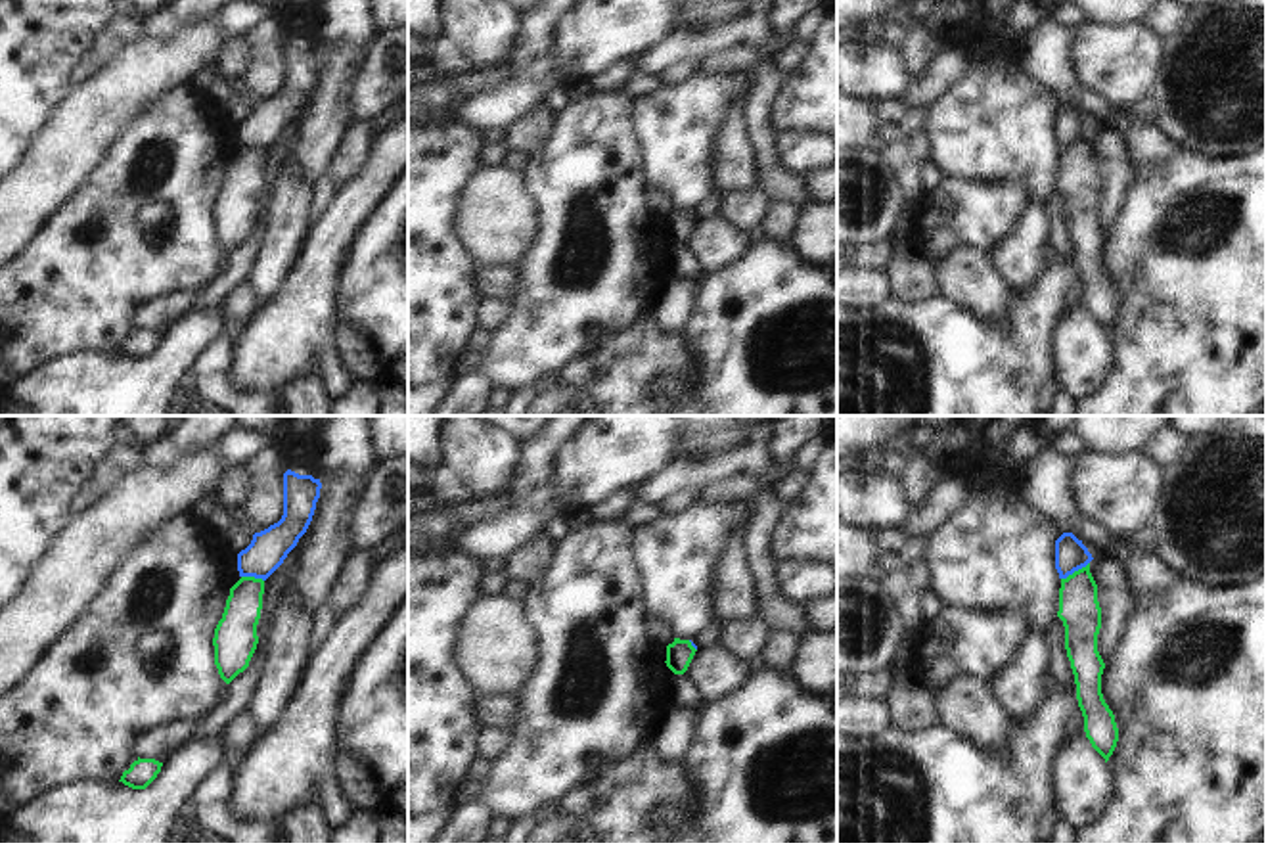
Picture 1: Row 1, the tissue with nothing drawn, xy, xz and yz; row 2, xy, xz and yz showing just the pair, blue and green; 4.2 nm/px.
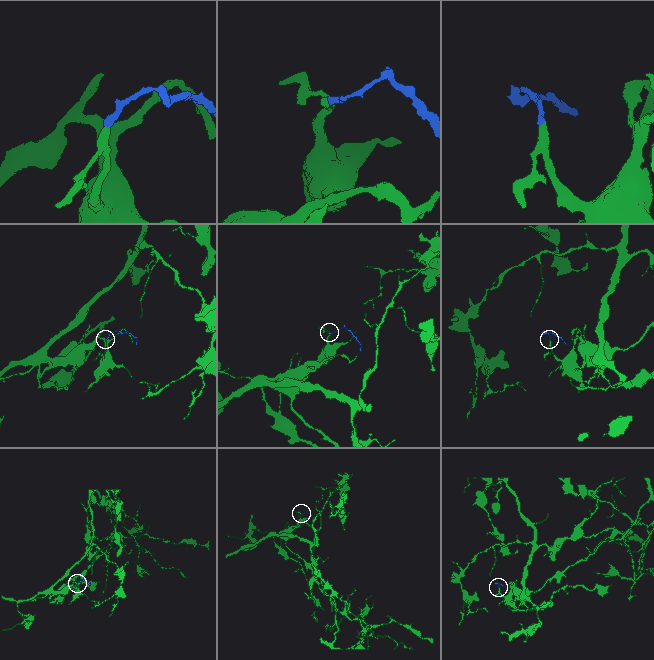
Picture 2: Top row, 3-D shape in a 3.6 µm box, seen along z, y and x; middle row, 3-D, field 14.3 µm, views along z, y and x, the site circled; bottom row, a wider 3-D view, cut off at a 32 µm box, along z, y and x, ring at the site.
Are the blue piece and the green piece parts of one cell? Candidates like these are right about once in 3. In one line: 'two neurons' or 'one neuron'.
two neurons

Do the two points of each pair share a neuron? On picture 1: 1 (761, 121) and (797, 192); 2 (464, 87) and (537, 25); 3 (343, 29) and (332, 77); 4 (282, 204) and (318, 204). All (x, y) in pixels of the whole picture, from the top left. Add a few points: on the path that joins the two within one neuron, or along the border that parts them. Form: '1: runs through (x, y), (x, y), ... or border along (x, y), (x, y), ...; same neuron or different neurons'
1: runs through (761, 138), (765, 161), (780, 177); same neuron
2: runs through (485, 79), (500, 73), (529, 46); same neuron
3: runs through (343, 41), (338, 66); same neuron
4: border along (313, 184), (307, 205), (309, 225); different neurons

